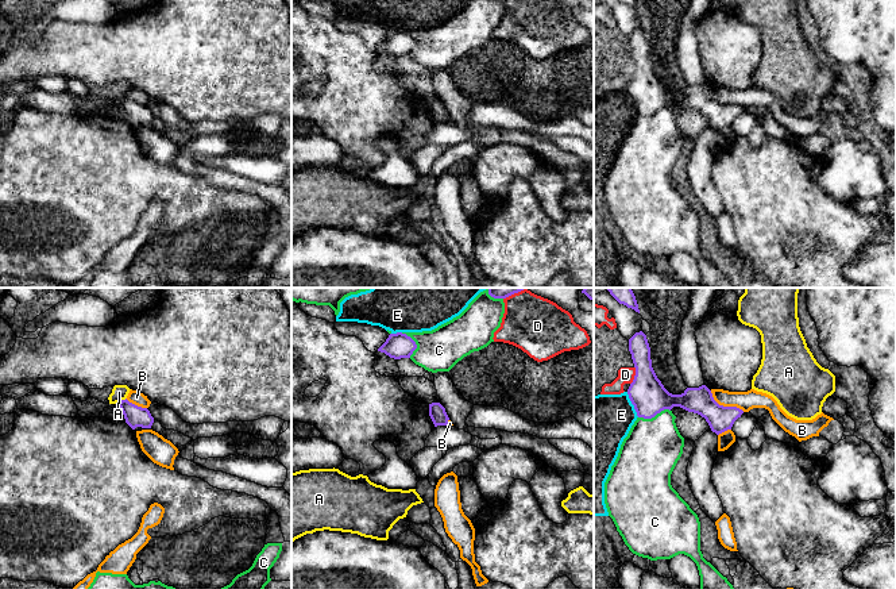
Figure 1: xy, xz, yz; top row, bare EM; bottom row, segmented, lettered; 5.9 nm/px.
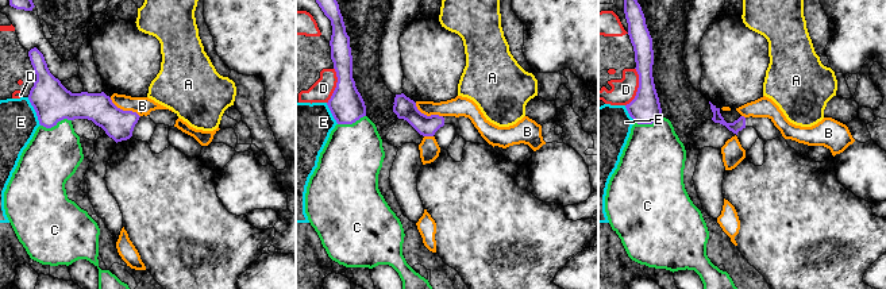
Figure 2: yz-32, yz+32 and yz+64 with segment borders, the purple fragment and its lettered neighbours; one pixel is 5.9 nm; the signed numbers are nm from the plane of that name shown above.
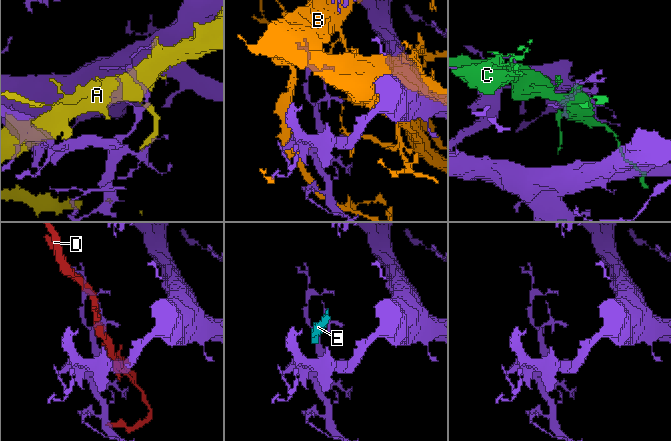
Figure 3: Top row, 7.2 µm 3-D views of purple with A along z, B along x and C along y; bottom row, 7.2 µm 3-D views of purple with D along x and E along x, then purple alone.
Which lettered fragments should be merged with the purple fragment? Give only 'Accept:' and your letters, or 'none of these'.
Accept: none of these

